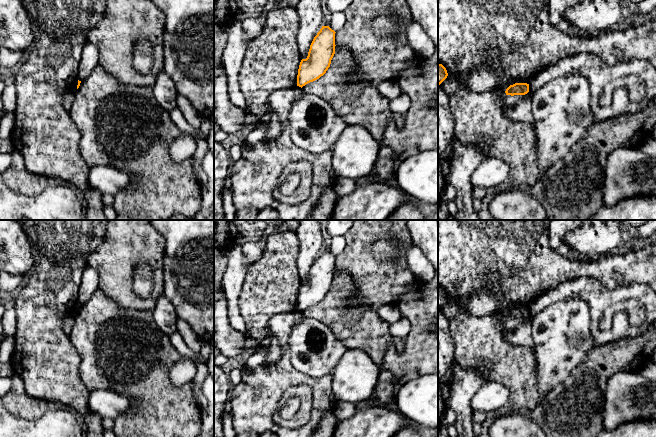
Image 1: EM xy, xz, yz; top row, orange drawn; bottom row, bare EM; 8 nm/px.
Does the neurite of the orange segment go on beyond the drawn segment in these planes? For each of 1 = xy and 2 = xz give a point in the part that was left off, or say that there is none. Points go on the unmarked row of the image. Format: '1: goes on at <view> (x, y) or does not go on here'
1: does not go on here
2: does not go on here

